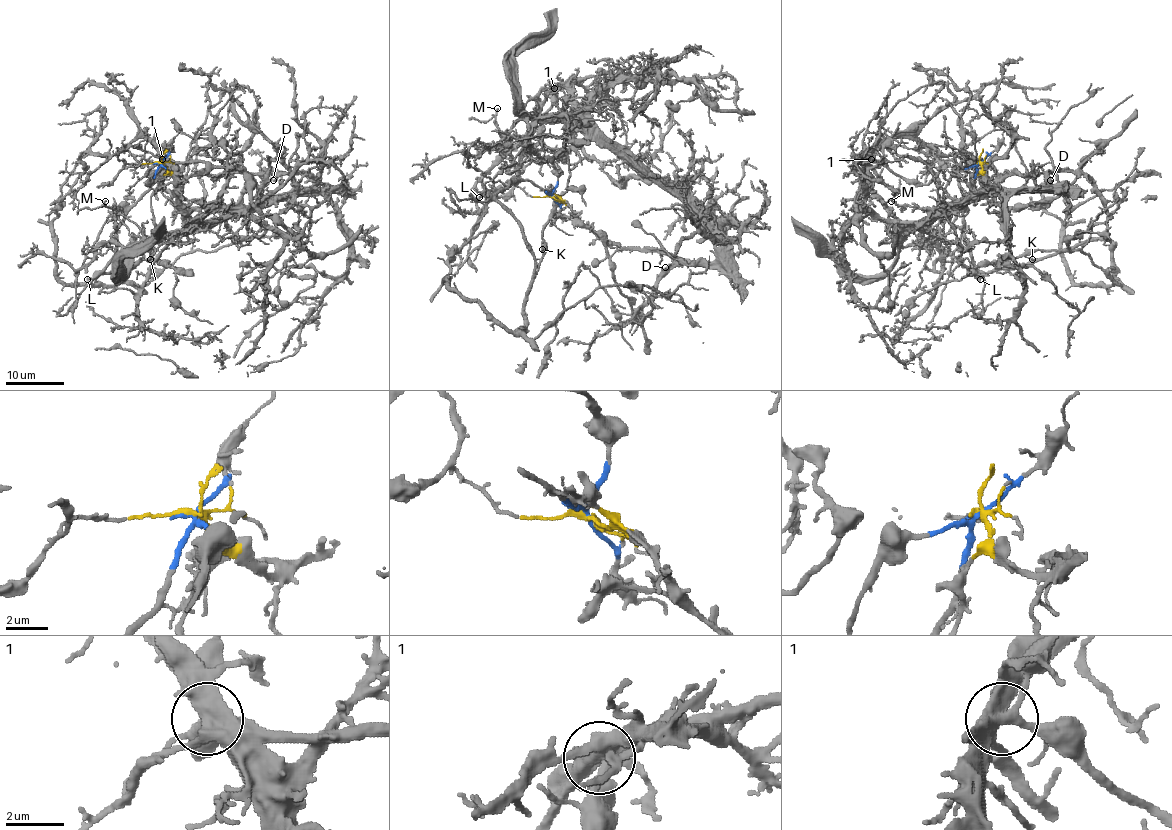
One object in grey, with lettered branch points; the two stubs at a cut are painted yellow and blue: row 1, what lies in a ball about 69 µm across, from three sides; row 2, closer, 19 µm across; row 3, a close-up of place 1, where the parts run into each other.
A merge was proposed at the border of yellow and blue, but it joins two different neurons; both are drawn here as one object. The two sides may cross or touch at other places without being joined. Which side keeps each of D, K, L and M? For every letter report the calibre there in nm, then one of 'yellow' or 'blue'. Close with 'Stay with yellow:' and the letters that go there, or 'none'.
D: 150 nm | yellow
K: 150 nm | blue
L: 130 nm | blue
M: 170 nm | yellow
Stay with yellow: D, M

